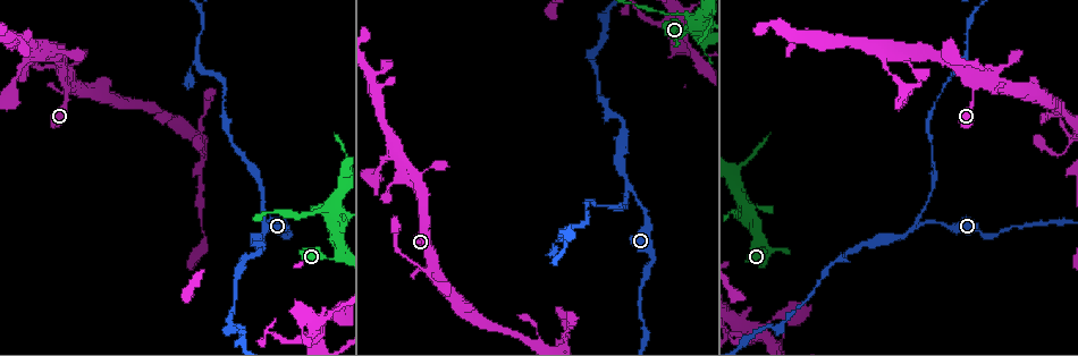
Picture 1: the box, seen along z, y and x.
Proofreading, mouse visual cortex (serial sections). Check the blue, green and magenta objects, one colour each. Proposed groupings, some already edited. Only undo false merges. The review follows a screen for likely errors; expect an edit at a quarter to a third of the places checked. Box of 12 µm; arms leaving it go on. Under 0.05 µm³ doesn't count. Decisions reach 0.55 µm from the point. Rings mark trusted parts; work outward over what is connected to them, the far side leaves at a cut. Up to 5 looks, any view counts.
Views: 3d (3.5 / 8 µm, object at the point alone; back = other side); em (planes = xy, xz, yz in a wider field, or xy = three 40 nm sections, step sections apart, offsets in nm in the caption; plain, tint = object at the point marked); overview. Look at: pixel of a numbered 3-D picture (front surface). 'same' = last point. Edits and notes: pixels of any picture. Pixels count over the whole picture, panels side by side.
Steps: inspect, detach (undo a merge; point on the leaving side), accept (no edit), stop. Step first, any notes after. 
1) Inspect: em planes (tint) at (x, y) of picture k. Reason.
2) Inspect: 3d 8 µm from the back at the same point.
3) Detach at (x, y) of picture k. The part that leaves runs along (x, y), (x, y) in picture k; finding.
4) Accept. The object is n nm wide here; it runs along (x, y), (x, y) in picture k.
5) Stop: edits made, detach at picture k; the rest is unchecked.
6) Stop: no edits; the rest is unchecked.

Inspect: 3d 8 µm at (628, 186) of picture 1. Branch point.

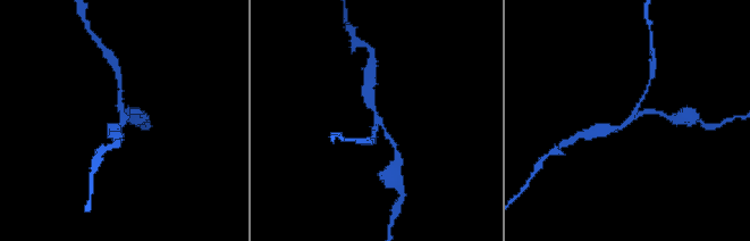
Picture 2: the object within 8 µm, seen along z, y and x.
Inspect: 3d 3.5 µm at (634, 119) of picture 2.

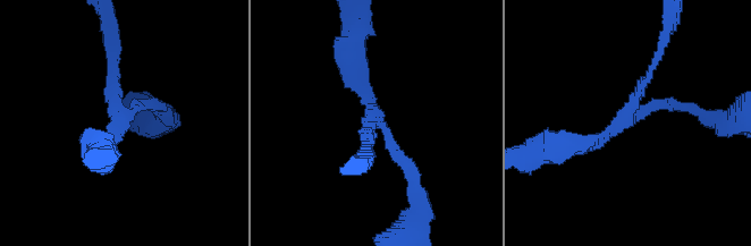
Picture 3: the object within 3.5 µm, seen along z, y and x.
Inspect: em xy step 3 (tint) at (378, 118) of picture 3. 3 arms meet here; the arms are 150, 150, 300 nm wide; need the tissue.

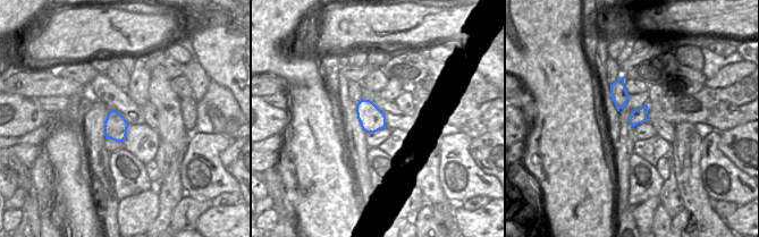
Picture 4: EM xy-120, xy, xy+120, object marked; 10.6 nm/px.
Accept. It runs along (414, 174), (389, 145), (351, 58) in picture 3; all the same cell.

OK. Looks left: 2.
Inspect: em xy step 5 (tint) at (751, 215) of picture 1. Sharp bend.

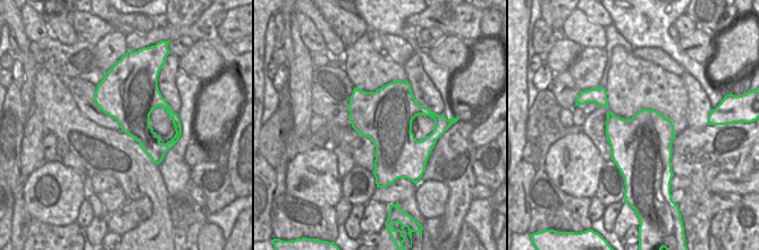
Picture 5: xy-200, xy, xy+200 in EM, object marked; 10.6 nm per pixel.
Inspect: 3d 3.5 µm at the same point.

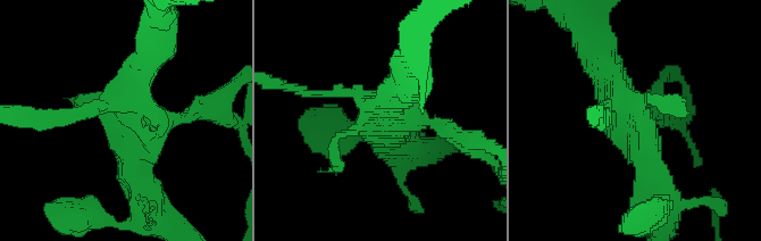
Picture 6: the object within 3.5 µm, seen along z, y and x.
Accept. It runs along (651, 193), (636, 119), (599, 60) in picture 6; continuous, no second cell.

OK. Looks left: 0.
Stop: no edits; the rest is unchecked.

